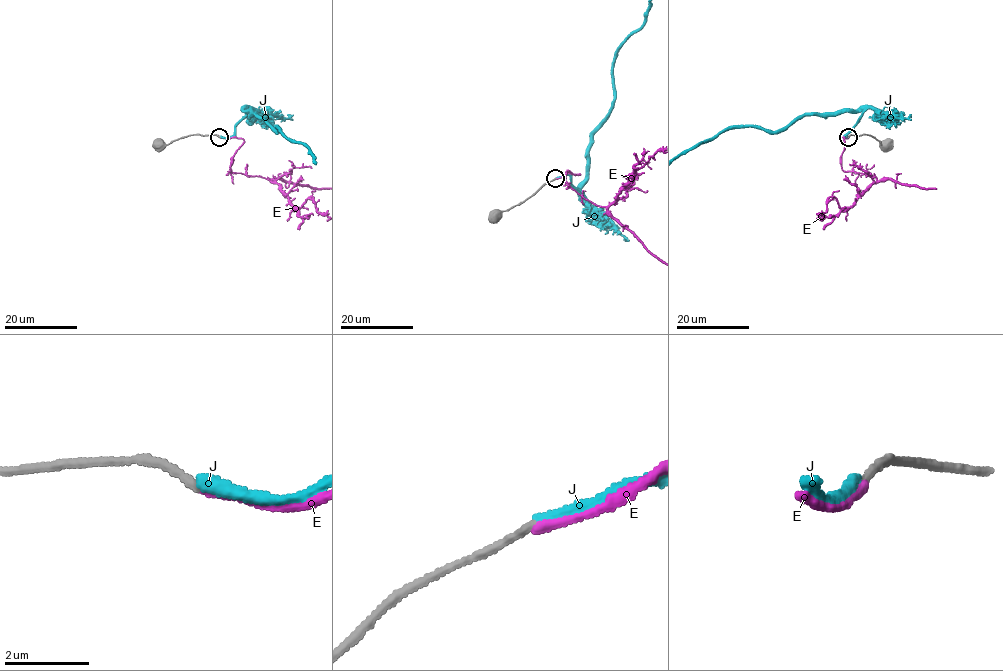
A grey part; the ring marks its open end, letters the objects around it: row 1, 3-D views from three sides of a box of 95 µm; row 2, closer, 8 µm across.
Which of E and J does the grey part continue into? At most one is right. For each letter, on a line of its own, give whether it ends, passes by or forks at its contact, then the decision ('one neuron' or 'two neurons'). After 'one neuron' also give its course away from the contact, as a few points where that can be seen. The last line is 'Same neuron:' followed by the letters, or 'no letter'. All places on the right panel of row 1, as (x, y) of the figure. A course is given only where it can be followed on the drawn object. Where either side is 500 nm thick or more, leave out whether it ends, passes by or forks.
E: it ends there; one neuron
J: it ends there; two neurons
Same neuron: E

